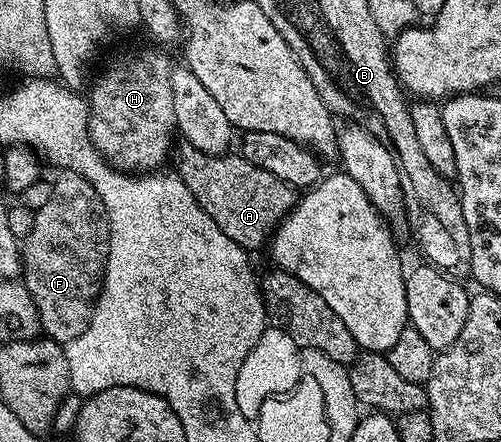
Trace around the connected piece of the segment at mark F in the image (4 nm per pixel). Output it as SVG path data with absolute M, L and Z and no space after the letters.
M65 169L53 176L52 198L35 211L32 221L32 233L21 244L22 274L28 293L32 293L32 301L36 301L36 309L40 313L42 330L45 338L55 339L63 345L72 342L92 321L94 303L102 291L102 278L106 272L106 258L110 248L110 222L104 209L104 201L100 201L100 193L92 189L92 185L80 173Z

